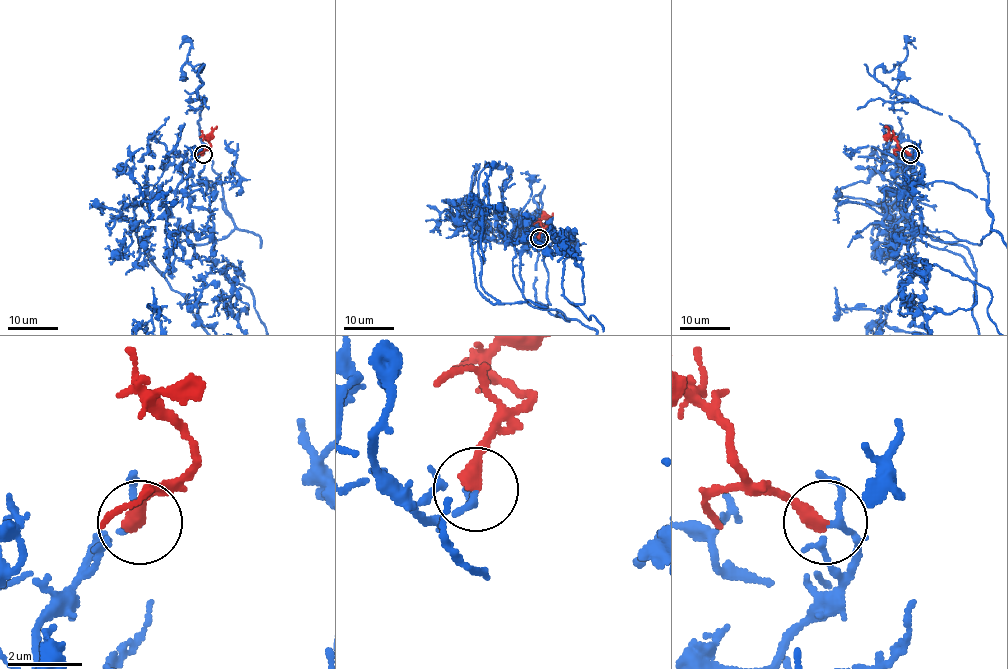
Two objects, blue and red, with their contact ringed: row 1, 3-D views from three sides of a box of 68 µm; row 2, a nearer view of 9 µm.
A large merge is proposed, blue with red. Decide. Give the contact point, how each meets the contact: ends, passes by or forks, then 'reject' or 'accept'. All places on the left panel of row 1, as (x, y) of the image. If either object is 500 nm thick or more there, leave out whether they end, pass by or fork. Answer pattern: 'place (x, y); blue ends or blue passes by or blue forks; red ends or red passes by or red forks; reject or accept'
place (203, 154); blue passes by; red ends; accept

